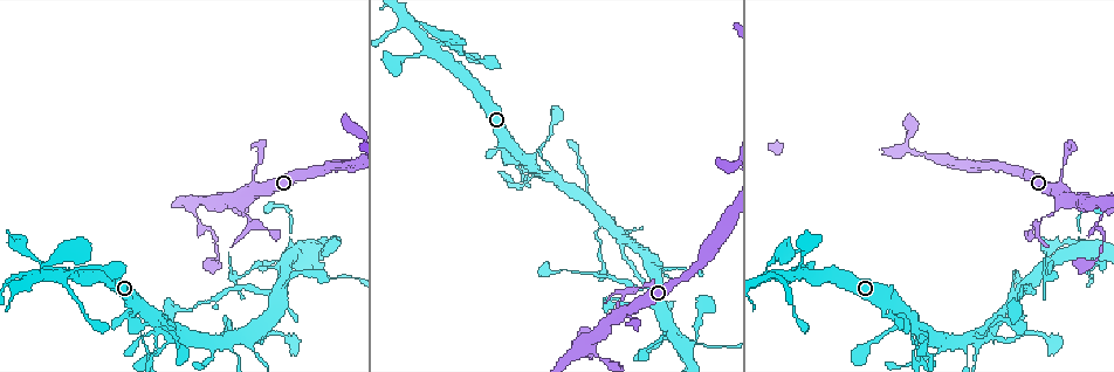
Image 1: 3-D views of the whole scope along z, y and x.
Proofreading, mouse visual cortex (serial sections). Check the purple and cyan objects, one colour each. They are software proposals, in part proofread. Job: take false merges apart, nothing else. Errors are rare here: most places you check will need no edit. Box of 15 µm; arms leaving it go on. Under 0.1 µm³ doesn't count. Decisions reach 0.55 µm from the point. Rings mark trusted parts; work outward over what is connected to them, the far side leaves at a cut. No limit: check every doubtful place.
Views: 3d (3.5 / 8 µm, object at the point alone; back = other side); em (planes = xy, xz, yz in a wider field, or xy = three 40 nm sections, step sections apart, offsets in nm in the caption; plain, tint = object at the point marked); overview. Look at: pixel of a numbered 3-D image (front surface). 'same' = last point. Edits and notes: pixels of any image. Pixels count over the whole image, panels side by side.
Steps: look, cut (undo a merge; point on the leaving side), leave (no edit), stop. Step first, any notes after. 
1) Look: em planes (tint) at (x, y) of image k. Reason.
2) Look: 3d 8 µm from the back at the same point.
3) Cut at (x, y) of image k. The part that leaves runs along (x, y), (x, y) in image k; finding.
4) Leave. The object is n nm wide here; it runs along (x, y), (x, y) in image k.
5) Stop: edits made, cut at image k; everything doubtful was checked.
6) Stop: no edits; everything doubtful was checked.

Look: 3d 8 µm at (265, 293) of image 1. A narrow waist.

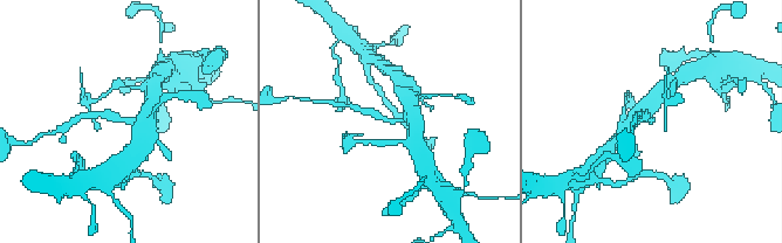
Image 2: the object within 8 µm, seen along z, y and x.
Look: 3d 3.5 µm at (652, 117) of image 2.

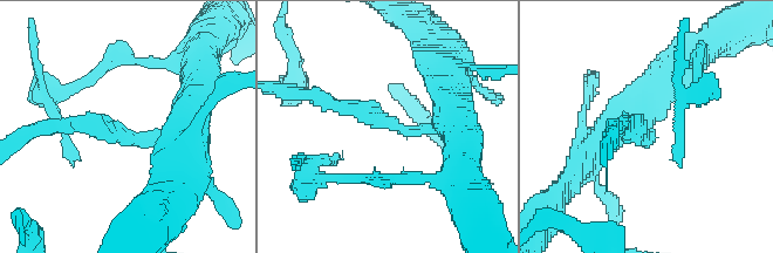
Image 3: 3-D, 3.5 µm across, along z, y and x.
Leave. The arms are 200, 450 nm wide; it runs along (187, 115), (134, 139), (69, 122) in image 3; all the same cell.

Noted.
Look: 3d 3.5 µm at (622, 298) of image 1. Thin neck.

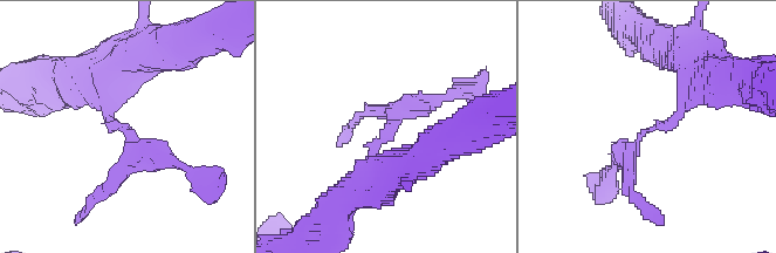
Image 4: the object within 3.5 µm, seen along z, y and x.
Look: em xy step 2 (tint) at (391, 127) of image 4.

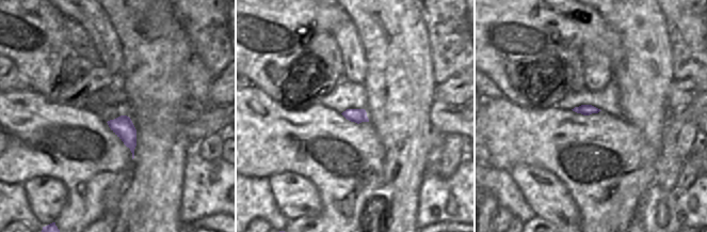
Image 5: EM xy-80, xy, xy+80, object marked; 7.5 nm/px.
Leave. It runs along (699, 77), (672, 120), (647, 128), (615, 166) in image 4; continuous, no second cell.

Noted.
Look: 3d 3.5 µm from the back at (1092, 228) of image 1. Abrupt turn.

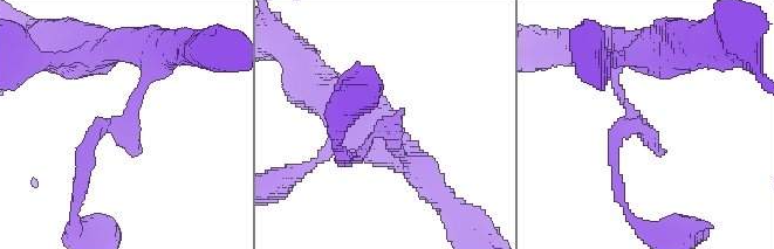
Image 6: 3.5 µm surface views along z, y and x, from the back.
Look: em xy step 1 (tint) at (643, 123) of image 6.

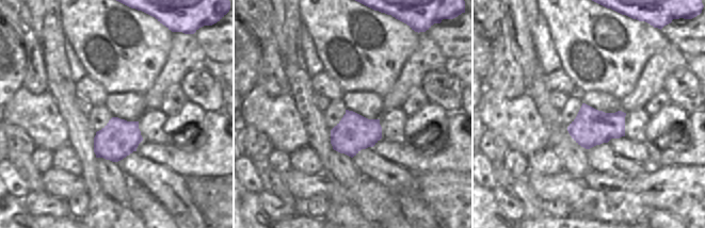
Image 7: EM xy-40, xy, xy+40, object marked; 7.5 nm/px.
Look: em xy step 3 (tint) at the same point. Cut it another way.

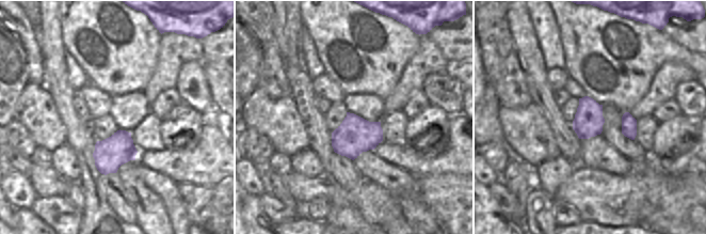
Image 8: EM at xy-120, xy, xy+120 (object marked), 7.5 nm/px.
Leave. The object is 280 nm wide here; it runs along (152, 61), (130, 118), (98, 125), (83, 165) in image 6; continuous, no second cell.

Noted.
Stop: no edits; everything doubtful was checked.

